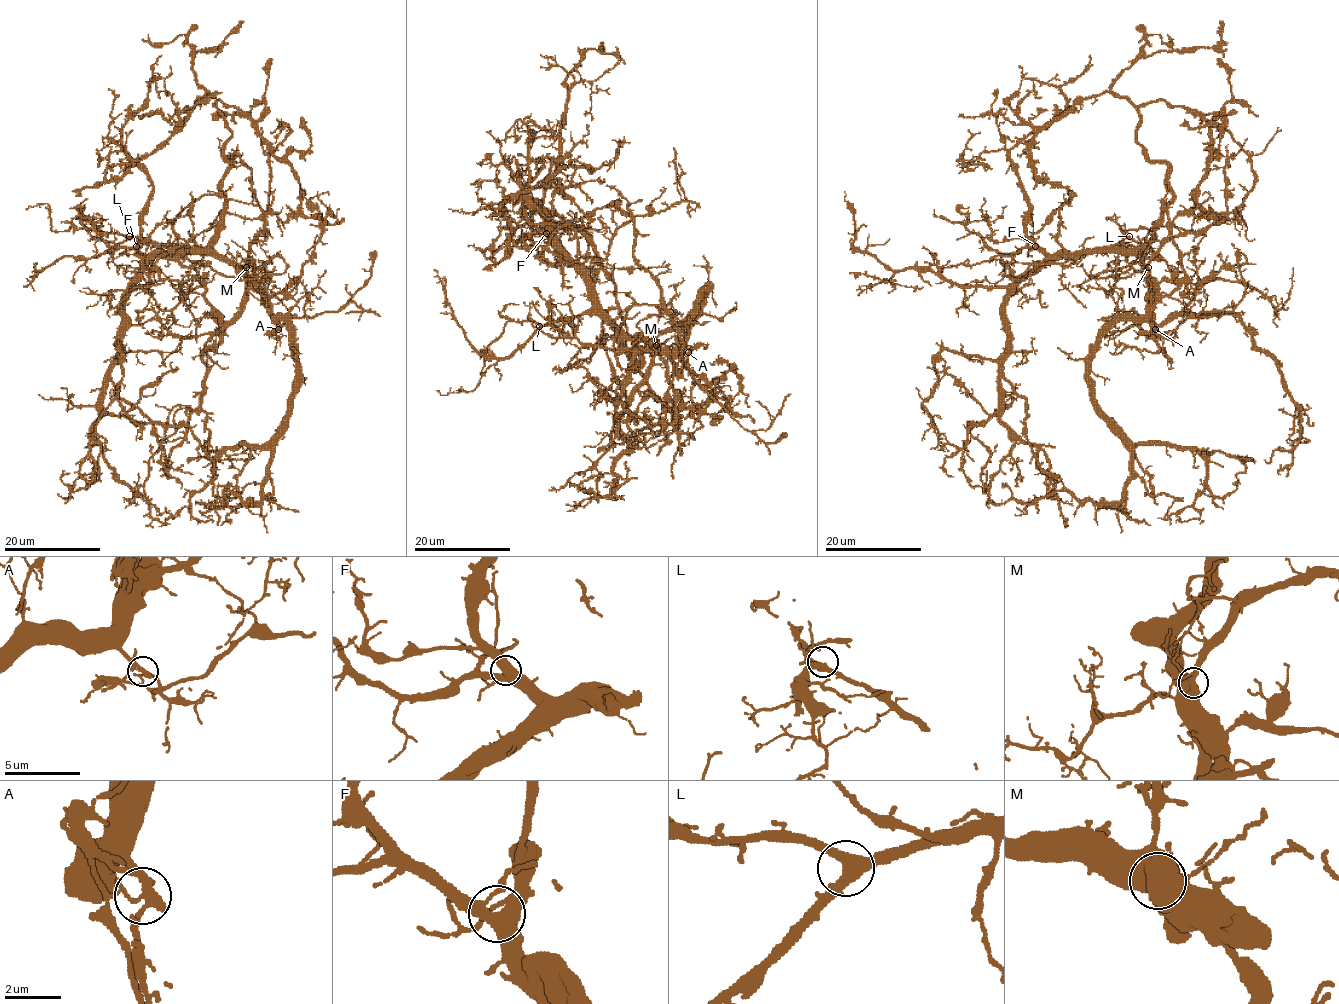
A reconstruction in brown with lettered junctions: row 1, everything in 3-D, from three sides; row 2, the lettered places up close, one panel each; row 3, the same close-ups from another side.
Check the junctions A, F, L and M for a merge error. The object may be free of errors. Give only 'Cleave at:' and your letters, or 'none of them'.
Cleave at: A

